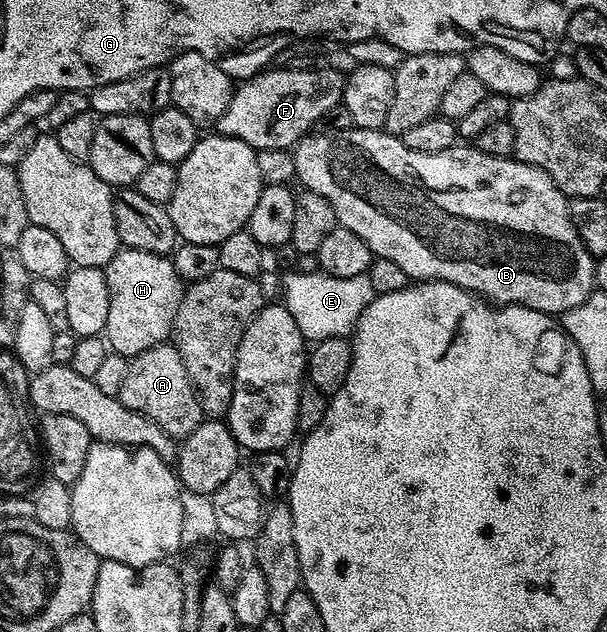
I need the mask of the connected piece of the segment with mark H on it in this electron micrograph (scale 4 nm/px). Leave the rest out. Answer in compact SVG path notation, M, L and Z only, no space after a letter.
M123 248L107 265L107 289L109 290L109 318L105 329L107 347L125 357L136 356L153 346L164 343L172 335L175 315L185 288L181 283L174 263L167 256Z

